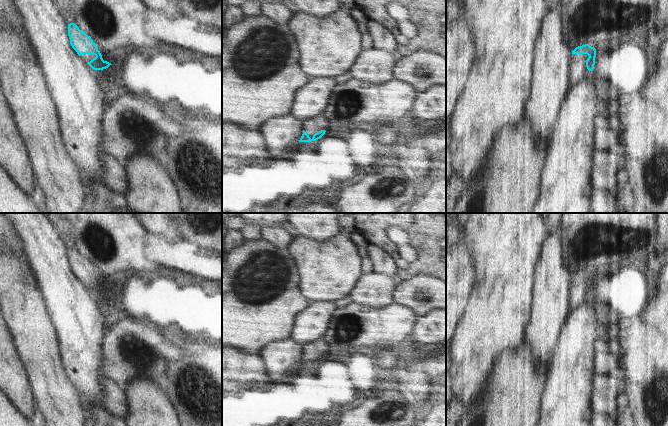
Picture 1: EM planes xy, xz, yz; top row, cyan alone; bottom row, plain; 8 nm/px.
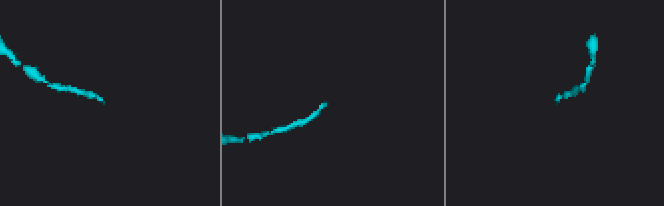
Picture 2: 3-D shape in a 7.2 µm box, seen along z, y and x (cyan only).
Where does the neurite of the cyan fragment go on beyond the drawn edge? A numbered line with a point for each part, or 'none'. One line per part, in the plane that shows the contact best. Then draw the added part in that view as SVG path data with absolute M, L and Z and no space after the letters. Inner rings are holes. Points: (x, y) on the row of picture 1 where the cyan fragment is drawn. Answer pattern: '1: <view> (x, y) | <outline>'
1: yz (578, 70) | M572 54L570 63L570 86L574 86L584 79L589 72L586 67L587 54Z

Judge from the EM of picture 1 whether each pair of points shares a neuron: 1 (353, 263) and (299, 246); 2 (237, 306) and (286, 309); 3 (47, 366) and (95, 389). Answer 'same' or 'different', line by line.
1: same
2: same
3: different

